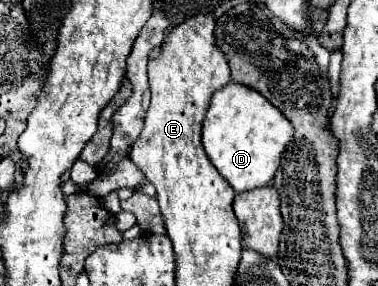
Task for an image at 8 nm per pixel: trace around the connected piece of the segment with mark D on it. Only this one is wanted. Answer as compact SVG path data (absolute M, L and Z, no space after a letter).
M230 81L226 87L216 91L210 101L210 111L206 113L202 127L202 145L218 173L236 193L244 193L266 187L274 179L274 171L278 171L278 163L292 135L292 123L270 105L266 97L246 85Z

